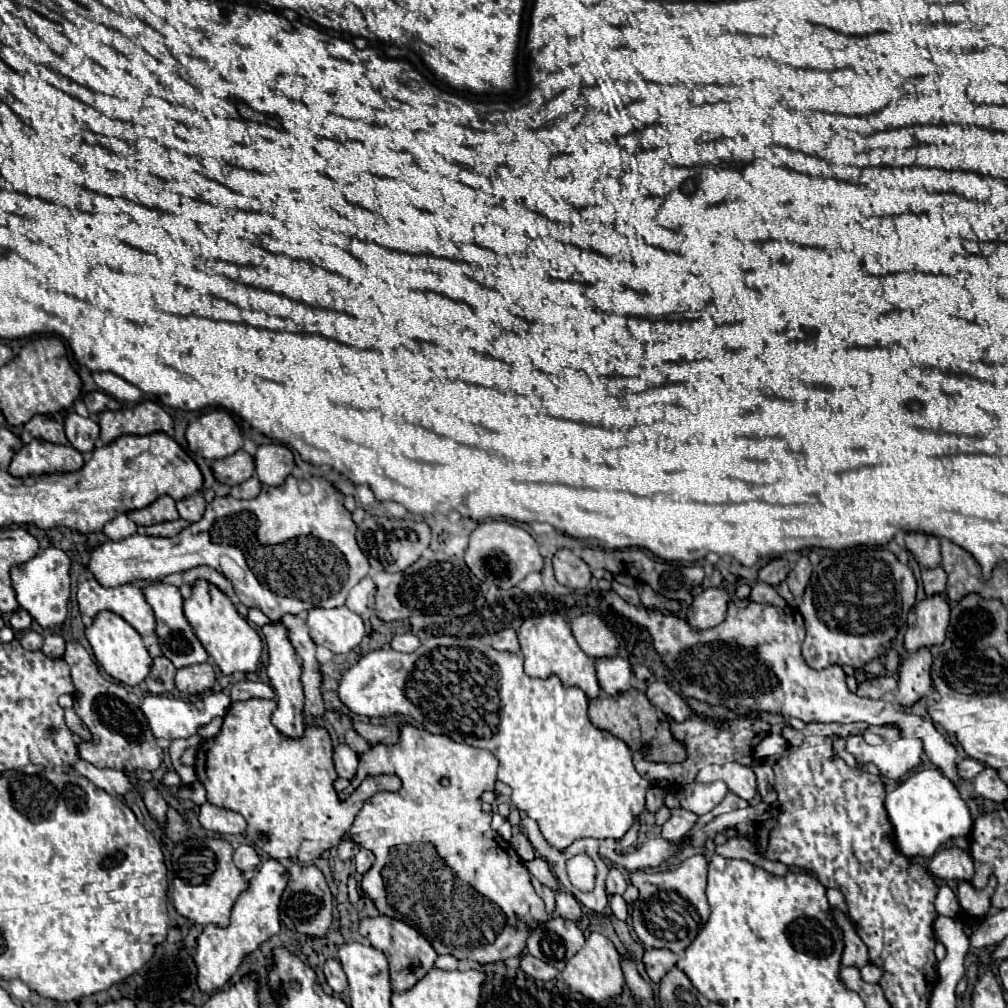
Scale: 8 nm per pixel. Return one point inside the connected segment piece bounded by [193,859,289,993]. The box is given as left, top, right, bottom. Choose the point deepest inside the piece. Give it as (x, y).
(220, 952)

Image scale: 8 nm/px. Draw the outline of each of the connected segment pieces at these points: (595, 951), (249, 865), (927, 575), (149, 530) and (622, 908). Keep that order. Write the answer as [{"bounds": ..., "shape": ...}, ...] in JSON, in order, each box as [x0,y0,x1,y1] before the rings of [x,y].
[{"bounds":[561,931,625,1001],"shape":[[[593,931],[587,937],[585,945],[571,957],[571,961],[567,961],[561,975],[573,991],[579,991],[587,999],[593,999],[593,1001],[605,1001],[605,999],[617,997],[623,991],[623,983],[625,983],[619,953],[615,945],[603,933],[597,933],[597,931]]]},{"bounds":[233,843,261,873],"shape":[[[243,843],[243,845],[239,845],[239,847],[235,849],[233,861],[235,861],[235,865],[237,865],[241,871],[245,871],[245,873],[255,871],[257,865],[261,863],[261,859],[259,859],[255,847],[249,845],[249,843]]]},{"bounds":[921,567,947,595],"shape":[[[933,567],[933,569],[923,569],[921,571],[923,577],[923,585],[925,585],[925,593],[933,595],[933,593],[943,593],[945,585],[947,585],[947,573],[943,567]]]},{"bounds":[139,519,189,537],"shape":[[[175,519],[175,521],[165,521],[165,523],[157,523],[151,527],[139,527],[141,535],[157,535],[157,537],[175,537],[181,529],[185,529],[189,525],[189,521],[185,519]]]},{"bounds":[609,895,629,919],"shape":[[[613,895],[611,899],[609,899],[609,905],[611,905],[611,911],[613,911],[613,915],[617,917],[617,919],[627,919],[629,917],[629,913],[627,913],[627,903],[625,903],[625,899],[621,897],[621,895]]]}]

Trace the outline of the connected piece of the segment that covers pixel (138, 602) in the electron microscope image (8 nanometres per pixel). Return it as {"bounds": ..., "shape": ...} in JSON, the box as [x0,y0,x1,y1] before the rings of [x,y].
{"bounds":[77,577,155,635],"shape":[[[93,577],[79,583],[77,601],[83,615],[95,617],[99,611],[107,609],[121,615],[129,625],[133,625],[141,635],[151,635],[155,629],[155,615],[151,605],[145,601],[137,585],[125,583],[119,587],[105,589]]]}

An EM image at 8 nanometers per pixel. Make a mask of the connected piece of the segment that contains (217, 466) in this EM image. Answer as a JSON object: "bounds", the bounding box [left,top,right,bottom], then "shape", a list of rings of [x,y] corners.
{"bounds":[213,449,255,485],"shape":[[[239,449],[237,453],[217,459],[213,463],[215,479],[227,485],[237,485],[241,481],[247,481],[255,473],[255,459],[247,451]]]}

